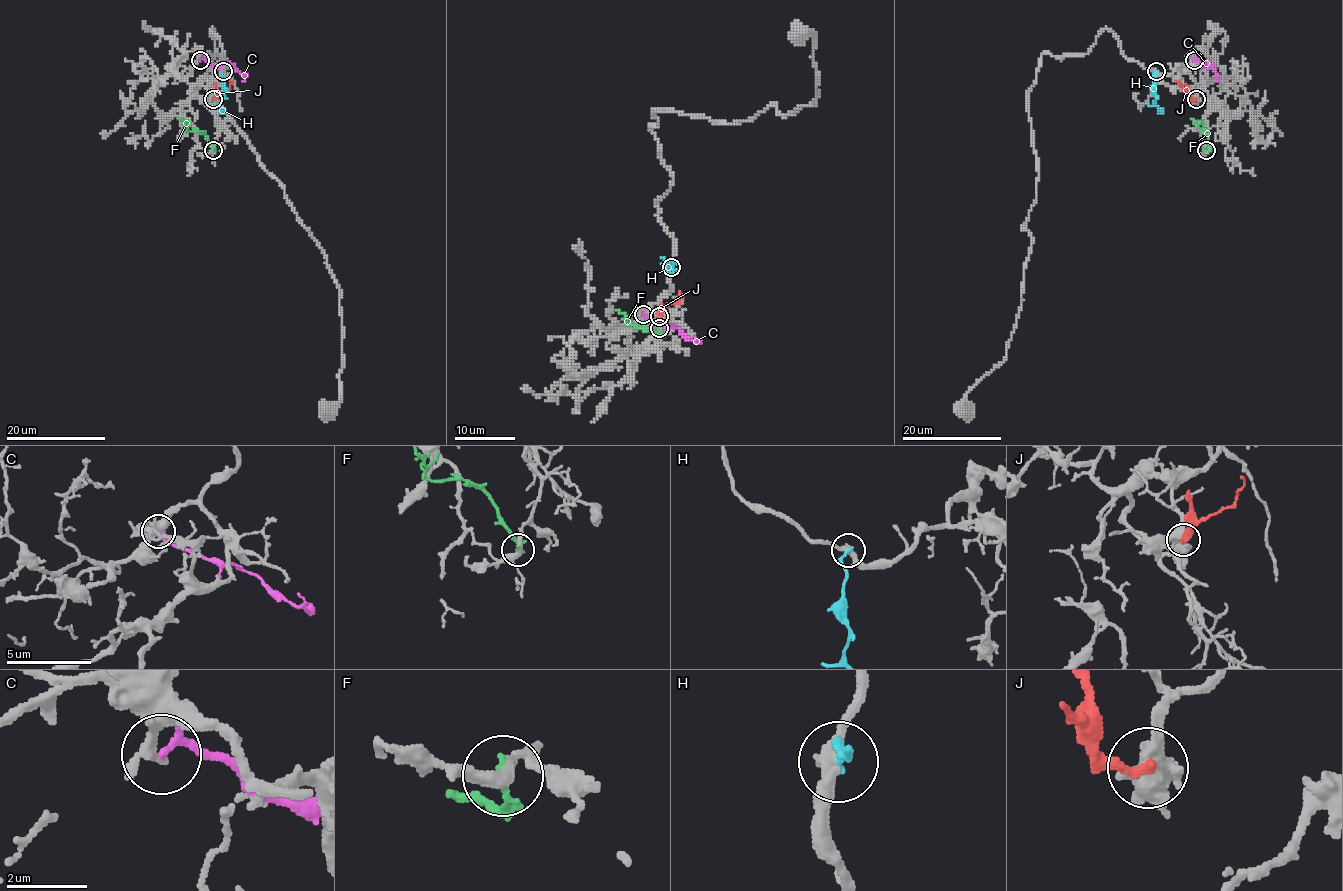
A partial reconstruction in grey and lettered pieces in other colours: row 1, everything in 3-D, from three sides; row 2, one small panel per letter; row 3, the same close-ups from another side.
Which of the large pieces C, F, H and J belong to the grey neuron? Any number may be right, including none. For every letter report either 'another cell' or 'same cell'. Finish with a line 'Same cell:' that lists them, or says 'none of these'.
C: another cell
F: another cell
H: another cell
J: same cell
Same cell: J

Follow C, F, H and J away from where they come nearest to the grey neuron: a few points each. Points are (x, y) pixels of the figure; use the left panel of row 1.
C: (200, 60), (205, 59), (213, 65), (229, 62), (244, 77), (243, 82)
F: (213, 150), (204, 135), (197, 130), (188, 130), (178, 118)
H: (223, 72), (225, 96), (219, 109), (224, 114)
J: (213, 99), (229, 87), (230, 80)

